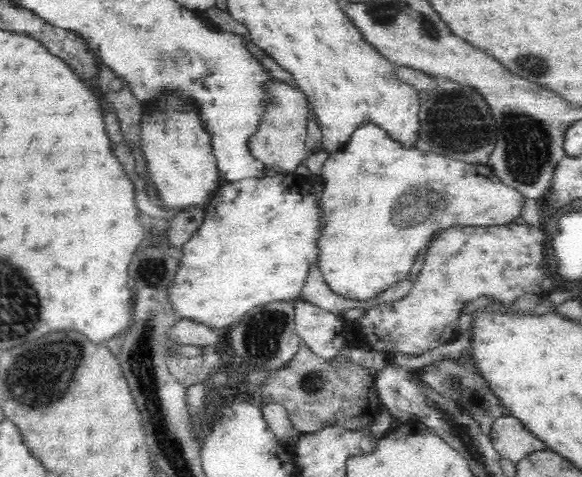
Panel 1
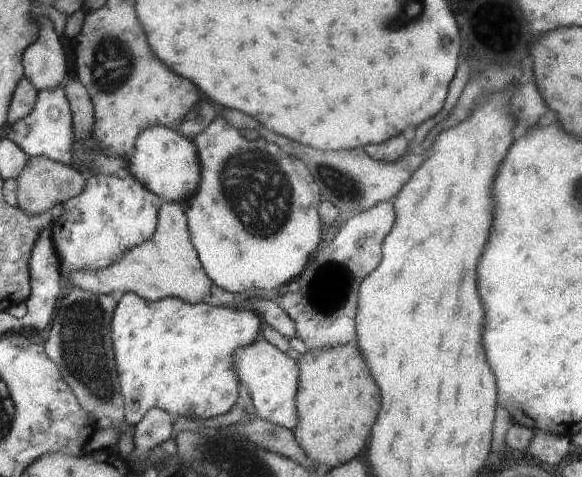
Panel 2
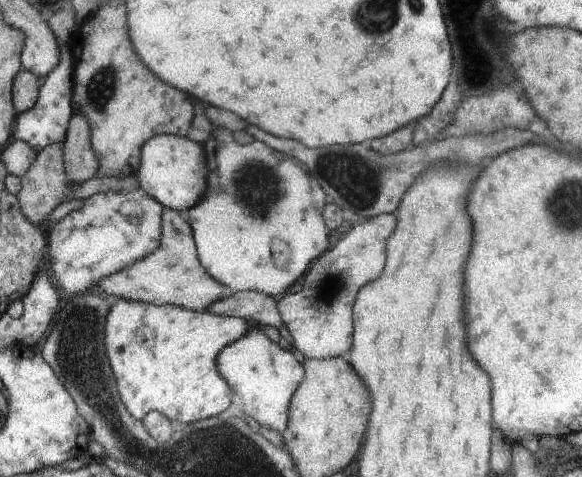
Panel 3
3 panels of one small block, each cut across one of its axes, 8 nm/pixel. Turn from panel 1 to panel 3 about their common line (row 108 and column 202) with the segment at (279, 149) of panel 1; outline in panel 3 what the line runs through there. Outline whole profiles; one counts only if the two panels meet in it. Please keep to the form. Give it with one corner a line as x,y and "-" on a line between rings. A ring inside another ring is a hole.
163,207
161,241
158,248
133,265
99,280
97,291
114,299
128,299
153,305
172,305
193,311
204,311
213,302
228,298
233,292
212,278
200,264
191,226
184,215

